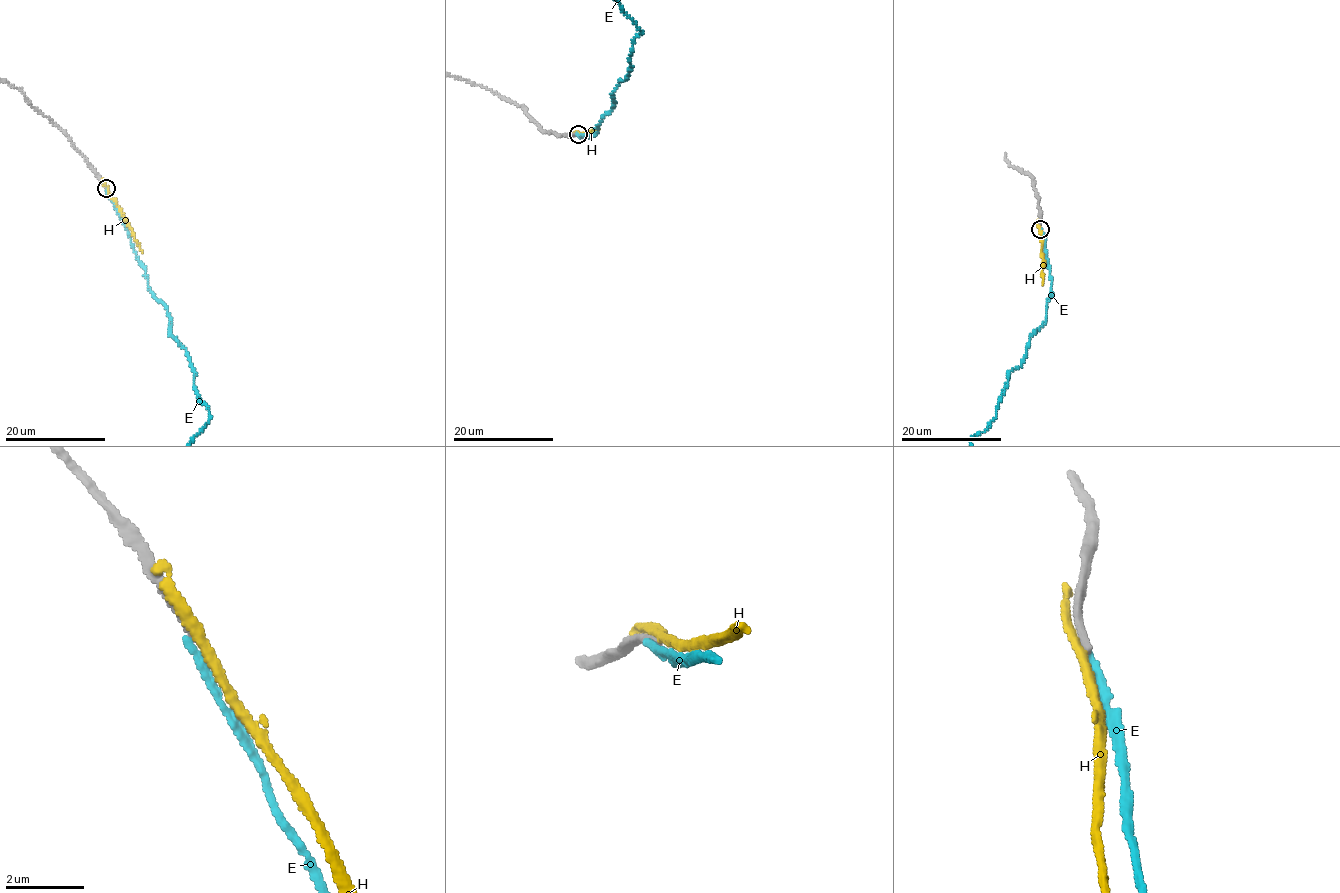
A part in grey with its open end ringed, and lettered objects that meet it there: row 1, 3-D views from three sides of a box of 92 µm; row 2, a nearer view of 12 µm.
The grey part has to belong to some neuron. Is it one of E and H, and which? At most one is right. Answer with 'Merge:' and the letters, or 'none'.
Merge: none

